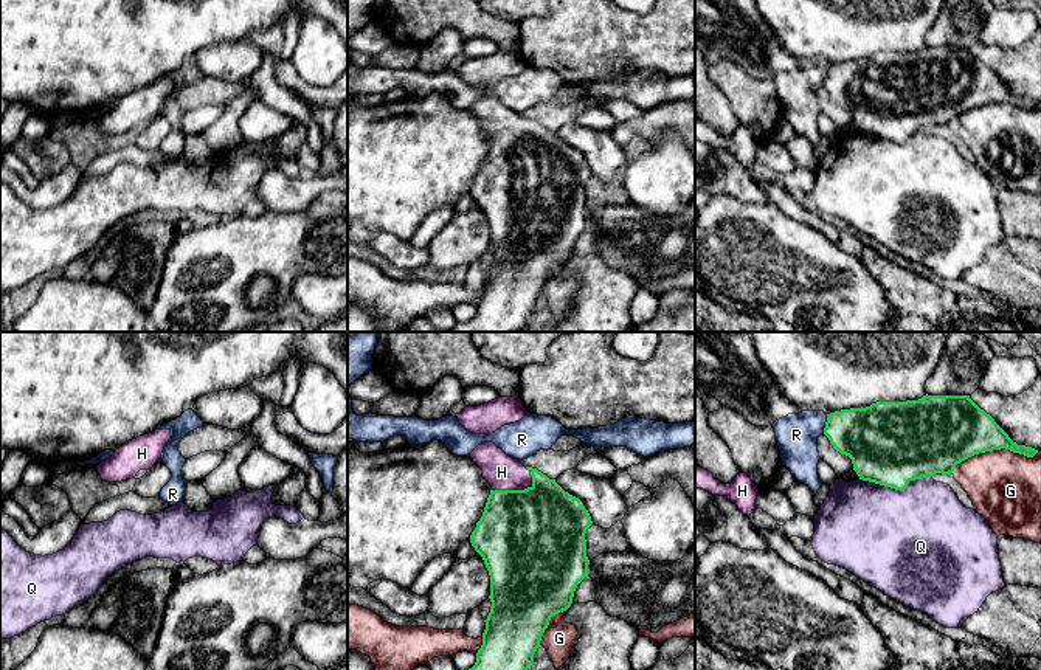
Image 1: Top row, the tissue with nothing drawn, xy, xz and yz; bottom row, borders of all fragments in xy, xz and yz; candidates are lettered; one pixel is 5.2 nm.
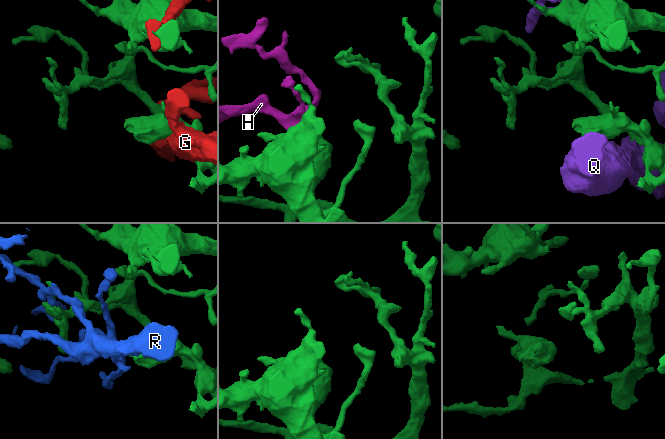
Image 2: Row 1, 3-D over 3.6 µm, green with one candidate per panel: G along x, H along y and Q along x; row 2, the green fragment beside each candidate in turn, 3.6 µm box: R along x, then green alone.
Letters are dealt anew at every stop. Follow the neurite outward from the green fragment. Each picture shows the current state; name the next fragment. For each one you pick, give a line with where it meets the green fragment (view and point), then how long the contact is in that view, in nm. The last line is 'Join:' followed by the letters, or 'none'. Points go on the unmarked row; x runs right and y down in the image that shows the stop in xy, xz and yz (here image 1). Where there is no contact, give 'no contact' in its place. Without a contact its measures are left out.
H: contact xz (518, 143); length 240 nm
Join: H

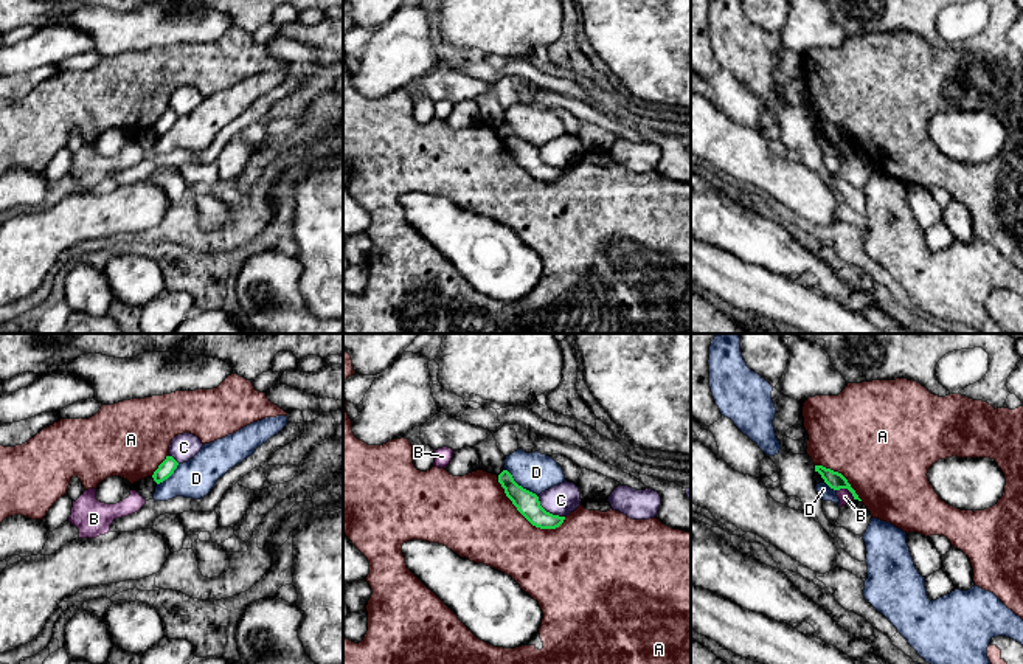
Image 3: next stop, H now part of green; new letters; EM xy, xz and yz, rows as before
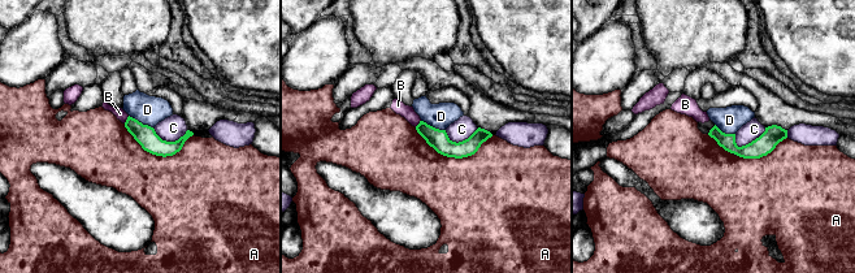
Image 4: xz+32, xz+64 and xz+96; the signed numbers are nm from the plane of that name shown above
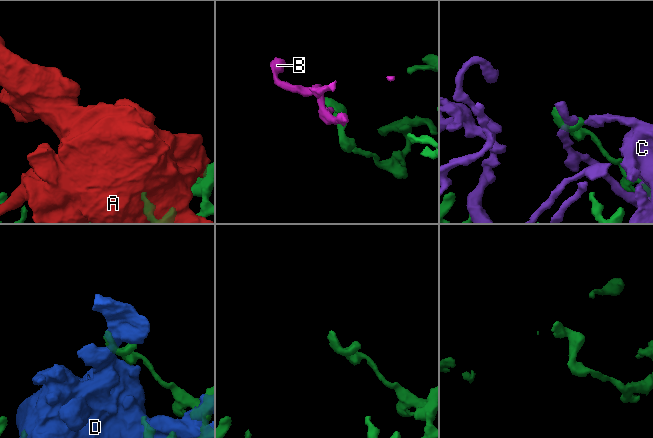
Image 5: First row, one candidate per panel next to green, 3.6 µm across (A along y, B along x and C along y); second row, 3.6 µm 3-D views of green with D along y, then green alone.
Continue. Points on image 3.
Join: none

